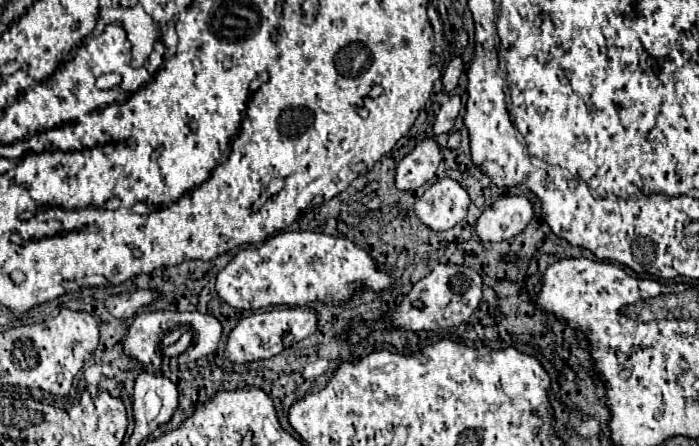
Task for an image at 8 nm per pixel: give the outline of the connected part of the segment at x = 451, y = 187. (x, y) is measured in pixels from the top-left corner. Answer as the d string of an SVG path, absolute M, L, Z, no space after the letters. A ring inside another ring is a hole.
M437 179L417 201L415 213L419 221L433 231L447 231L467 217L467 191L453 179Z

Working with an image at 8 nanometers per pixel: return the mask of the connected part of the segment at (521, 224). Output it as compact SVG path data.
M523 195L497 199L477 219L475 231L481 241L505 241L519 235L533 219L533 203Z

